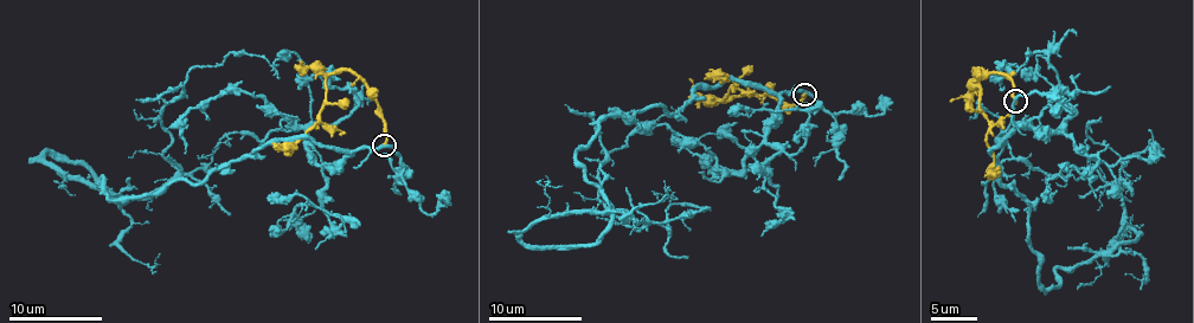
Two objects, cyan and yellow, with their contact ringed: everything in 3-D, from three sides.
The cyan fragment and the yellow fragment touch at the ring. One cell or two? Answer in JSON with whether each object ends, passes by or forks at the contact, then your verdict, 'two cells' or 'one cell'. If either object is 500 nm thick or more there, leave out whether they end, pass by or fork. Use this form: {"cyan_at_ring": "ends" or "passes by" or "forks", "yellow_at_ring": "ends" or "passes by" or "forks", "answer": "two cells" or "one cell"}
{"cyan_at_ring": "passes by", "yellow_at_ring": "ends", "answer": "two cells"}

